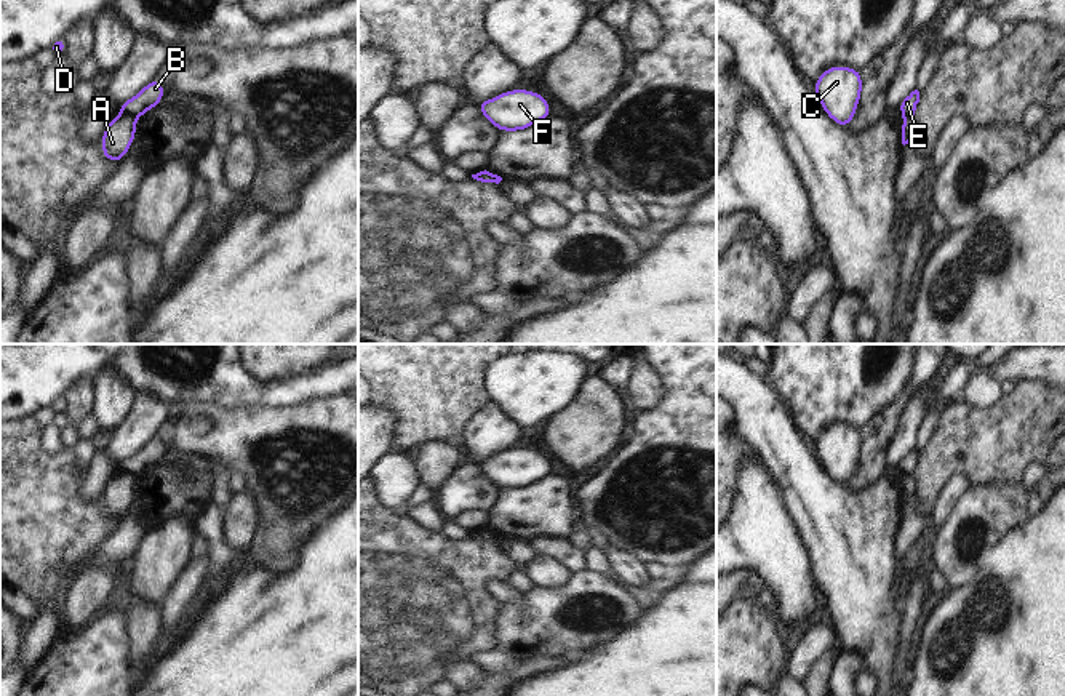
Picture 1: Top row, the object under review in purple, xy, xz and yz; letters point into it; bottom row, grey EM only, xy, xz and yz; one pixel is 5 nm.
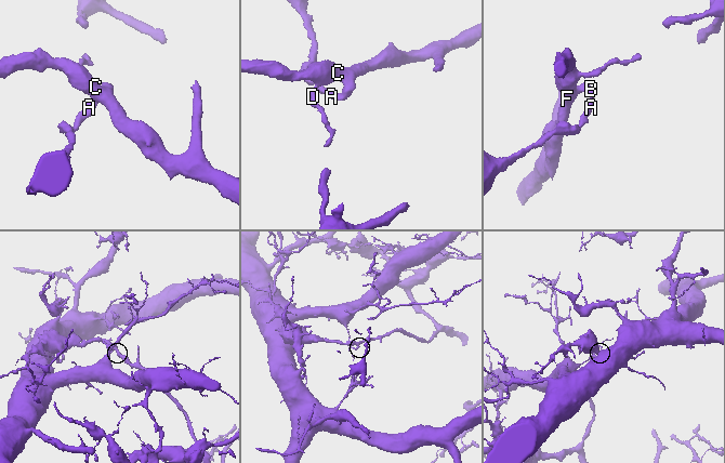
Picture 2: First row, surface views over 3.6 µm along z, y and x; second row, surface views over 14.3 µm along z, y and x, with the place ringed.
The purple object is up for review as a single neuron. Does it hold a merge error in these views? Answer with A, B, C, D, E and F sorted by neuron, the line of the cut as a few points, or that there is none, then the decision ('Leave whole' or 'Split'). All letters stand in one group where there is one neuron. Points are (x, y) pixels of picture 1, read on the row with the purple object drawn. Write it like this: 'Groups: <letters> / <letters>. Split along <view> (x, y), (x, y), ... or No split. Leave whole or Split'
Groups: A / B C D E F. Split along xy (120, 112), (127, 112), (135, 119). Split

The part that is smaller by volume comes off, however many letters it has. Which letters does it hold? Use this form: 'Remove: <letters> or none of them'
Remove: B, C, D, E, F

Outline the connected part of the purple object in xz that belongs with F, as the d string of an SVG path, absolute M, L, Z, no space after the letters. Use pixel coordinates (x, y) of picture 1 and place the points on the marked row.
M509 90L478 102L477 107L499 131L521 131L550 118L548 101L531 90Z

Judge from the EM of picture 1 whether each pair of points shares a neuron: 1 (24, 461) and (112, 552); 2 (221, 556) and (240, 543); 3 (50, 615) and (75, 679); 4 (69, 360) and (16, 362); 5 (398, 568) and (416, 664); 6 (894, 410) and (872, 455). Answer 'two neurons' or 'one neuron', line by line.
1: two neurons
2: two neurons
3: two neurons
4: one neuron
5: one neuron
6: one neuron

